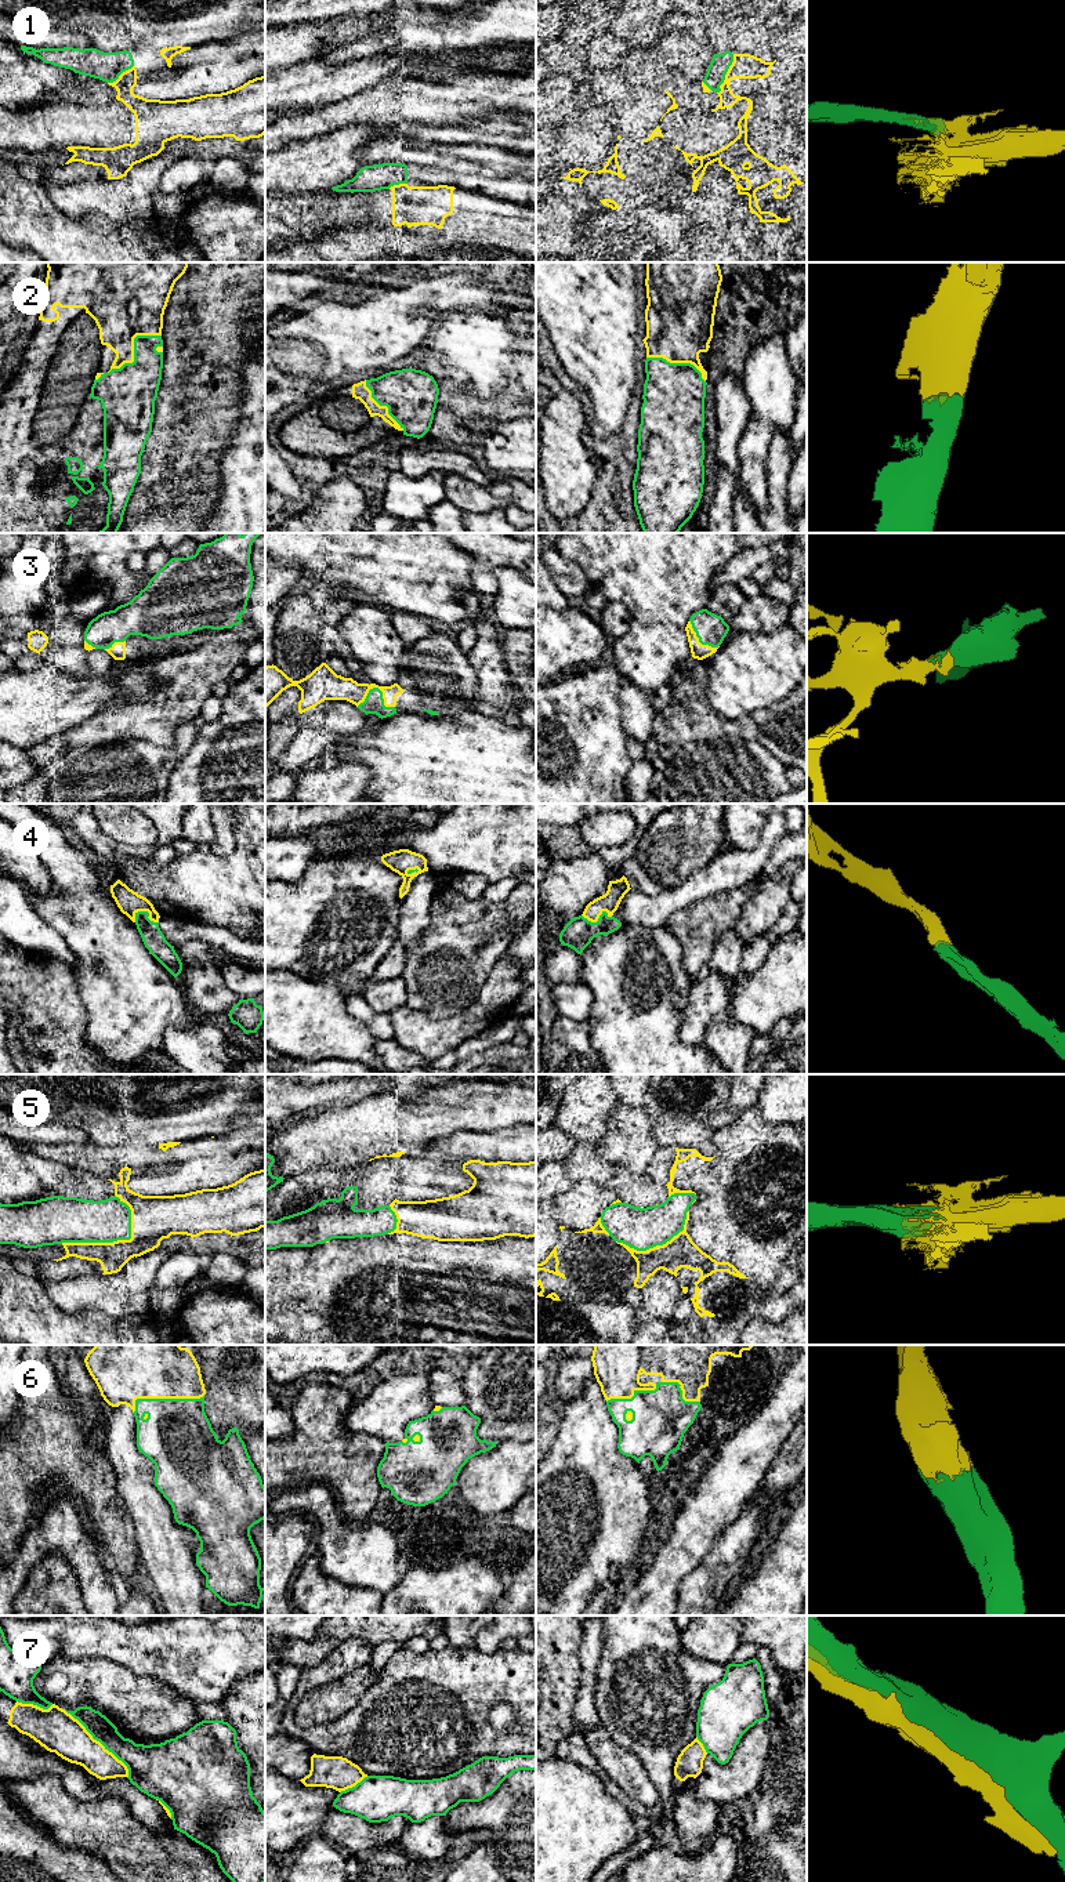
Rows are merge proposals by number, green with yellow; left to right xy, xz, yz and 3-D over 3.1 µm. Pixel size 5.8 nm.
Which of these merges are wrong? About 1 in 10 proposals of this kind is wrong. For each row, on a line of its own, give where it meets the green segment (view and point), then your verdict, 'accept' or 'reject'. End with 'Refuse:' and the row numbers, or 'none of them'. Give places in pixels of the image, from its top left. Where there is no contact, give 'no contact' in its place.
1: contact yz (725, 73); reject
2: contact xy (134, 350); accept
3: contact xz (379, 689); accept
4: contact xy (148, 913); accept
5: contact xy (109, 1242); accept
6: contact xy (163, 1399); accept
7: contact xy (100, 1741); reject
Refuse: 1, 7

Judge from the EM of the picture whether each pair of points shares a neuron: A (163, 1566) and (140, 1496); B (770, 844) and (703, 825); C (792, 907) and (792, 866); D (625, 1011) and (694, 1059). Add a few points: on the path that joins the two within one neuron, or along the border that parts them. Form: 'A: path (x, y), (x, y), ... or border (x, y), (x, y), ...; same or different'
A: path (163, 1548), (151, 1514); same
B: border (727, 844), (703, 867); different
C: border (790, 898), (772, 927); different
D: path (641, 1027), (673, 1059), (677, 1059); same

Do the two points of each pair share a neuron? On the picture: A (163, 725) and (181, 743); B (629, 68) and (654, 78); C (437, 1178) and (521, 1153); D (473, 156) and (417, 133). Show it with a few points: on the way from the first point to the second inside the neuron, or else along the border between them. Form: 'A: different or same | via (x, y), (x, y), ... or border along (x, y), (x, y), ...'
A: different | border along (192, 720), (176, 729), (170, 747), (141, 740)
B: same | via (634, 68), (648, 72)
C: same | via (446, 1156), (464, 1149), (496, 1149)
D: different | border along (477, 144), (441, 145)

